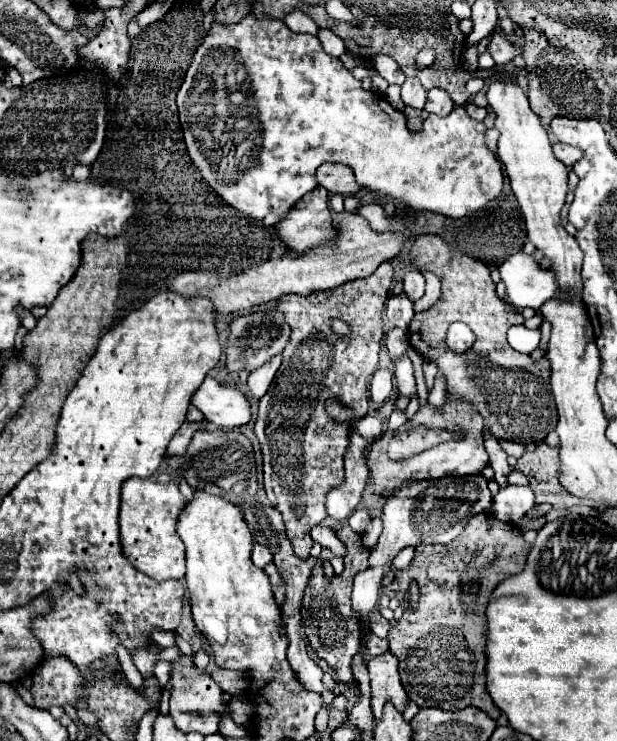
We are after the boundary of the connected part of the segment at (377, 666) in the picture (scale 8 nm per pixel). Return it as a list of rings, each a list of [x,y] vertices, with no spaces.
[[[387,651],[379,657],[373,657],[367,663],[369,675],[371,675],[371,707],[375,719],[383,715],[385,701],[391,701],[399,711],[407,705],[407,693],[399,679],[397,659]]]

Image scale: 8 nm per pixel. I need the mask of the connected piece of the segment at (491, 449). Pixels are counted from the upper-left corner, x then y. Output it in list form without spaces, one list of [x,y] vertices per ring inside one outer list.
[[[483,435],[483,439],[485,439],[485,449],[487,449],[487,453],[489,453],[489,463],[491,463],[493,471],[495,471],[493,479],[499,483],[499,487],[509,485],[509,483],[507,483],[507,475],[511,473],[511,467],[509,467],[509,463],[507,463],[507,453],[499,447],[499,443],[497,443],[495,437]]]

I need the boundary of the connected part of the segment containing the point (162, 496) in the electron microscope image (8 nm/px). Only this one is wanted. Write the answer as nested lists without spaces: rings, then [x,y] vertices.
[[[159,471],[157,477],[129,477],[121,487],[121,547],[127,561],[135,569],[155,577],[157,581],[181,579],[185,575],[185,545],[177,535],[177,515],[185,507],[187,499],[179,493],[177,483],[167,471]]]

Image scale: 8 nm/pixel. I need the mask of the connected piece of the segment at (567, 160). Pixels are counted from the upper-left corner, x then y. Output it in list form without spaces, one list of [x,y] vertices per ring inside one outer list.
[[[555,143],[553,145],[553,153],[565,165],[573,165],[583,157],[583,151],[579,151],[579,149],[571,147],[571,145],[563,145],[563,143]]]

